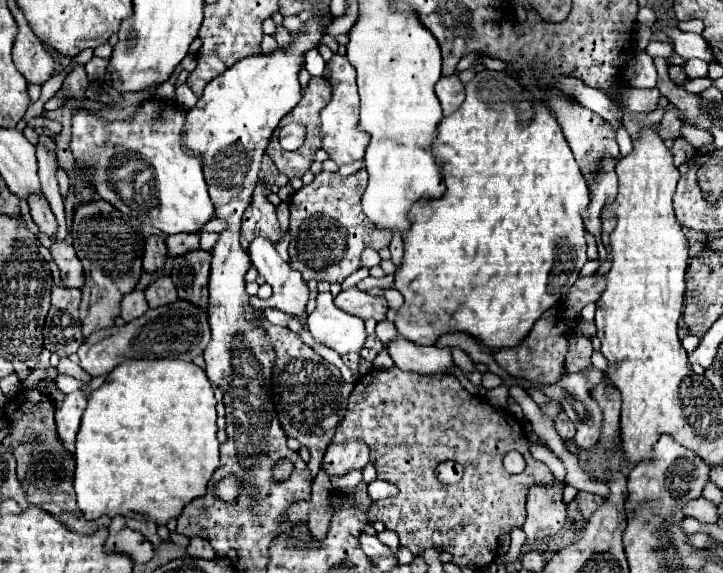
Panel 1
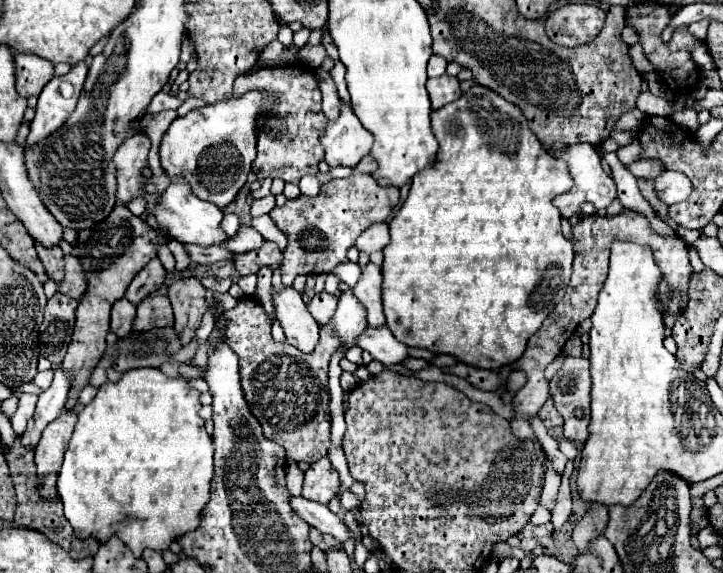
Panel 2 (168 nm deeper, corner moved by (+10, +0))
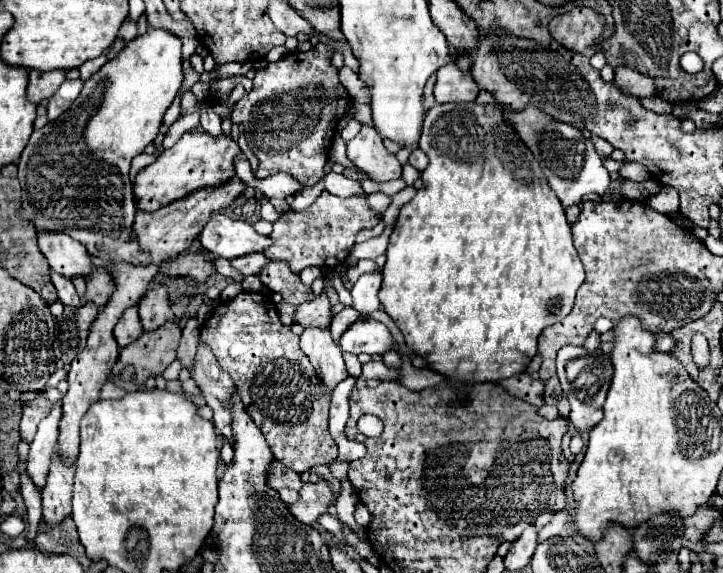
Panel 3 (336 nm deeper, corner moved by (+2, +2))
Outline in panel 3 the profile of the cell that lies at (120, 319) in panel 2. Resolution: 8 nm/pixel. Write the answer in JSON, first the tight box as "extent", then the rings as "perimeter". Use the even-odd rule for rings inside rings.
{"extent":[113,307,143,349],"perimeter":[[[137,307],[125,309],[123,315],[121,315],[121,319],[119,319],[119,323],[113,329],[113,337],[115,337],[117,345],[123,349],[129,343],[133,343],[141,333],[143,333],[143,327],[141,327],[141,321],[139,321]]]}

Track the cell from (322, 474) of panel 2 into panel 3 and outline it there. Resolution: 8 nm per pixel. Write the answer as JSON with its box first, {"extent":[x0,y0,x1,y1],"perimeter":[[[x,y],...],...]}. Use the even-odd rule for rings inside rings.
{"extent":[289,479,333,525],"perimeter":[[[323,479],[319,483],[303,483],[299,489],[297,505],[289,505],[293,517],[303,525],[313,525],[321,513],[327,511],[329,503],[333,501],[333,493],[329,483]]]}

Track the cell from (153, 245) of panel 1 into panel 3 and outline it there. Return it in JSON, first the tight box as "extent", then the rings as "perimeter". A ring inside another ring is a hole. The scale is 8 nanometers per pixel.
{"extent":[137,283,175,331],"perimeter":[[[161,283],[151,287],[151,291],[145,295],[143,301],[139,301],[137,307],[139,307],[143,331],[155,331],[161,325],[165,325],[167,321],[175,319],[169,307],[169,301],[167,301],[167,287]]]}

